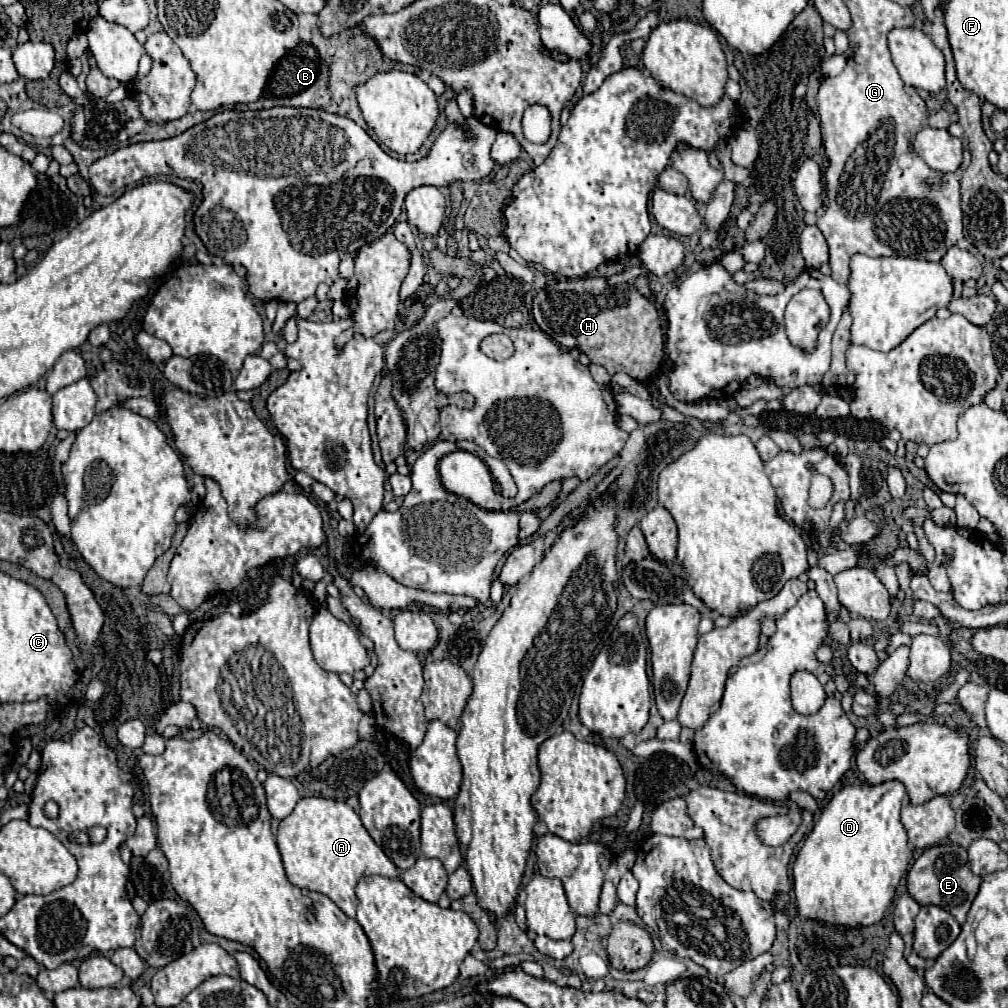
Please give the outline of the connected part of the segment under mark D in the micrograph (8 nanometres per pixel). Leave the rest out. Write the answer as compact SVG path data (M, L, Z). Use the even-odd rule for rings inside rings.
M859 781L833 795L793 863L801 917L845 927L881 921L911 863L907 831L899 815L903 799L907 801L907 789L899 781L881 785Z

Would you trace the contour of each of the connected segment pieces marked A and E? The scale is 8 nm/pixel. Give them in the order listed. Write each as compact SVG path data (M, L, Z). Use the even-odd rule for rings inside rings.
M303 797L297 801L293 813L279 823L277 847L283 857L287 879L309 891L327 895L349 917L356 916L355 887L365 875L399 877L393 861L371 839L359 815L345 803L325 797Z
M941 843L925 849L907 875L907 891L919 905L943 907L959 921L959 925L965 923L967 911L979 891L979 885L981 885L981 877L971 873L967 851L953 843Z

